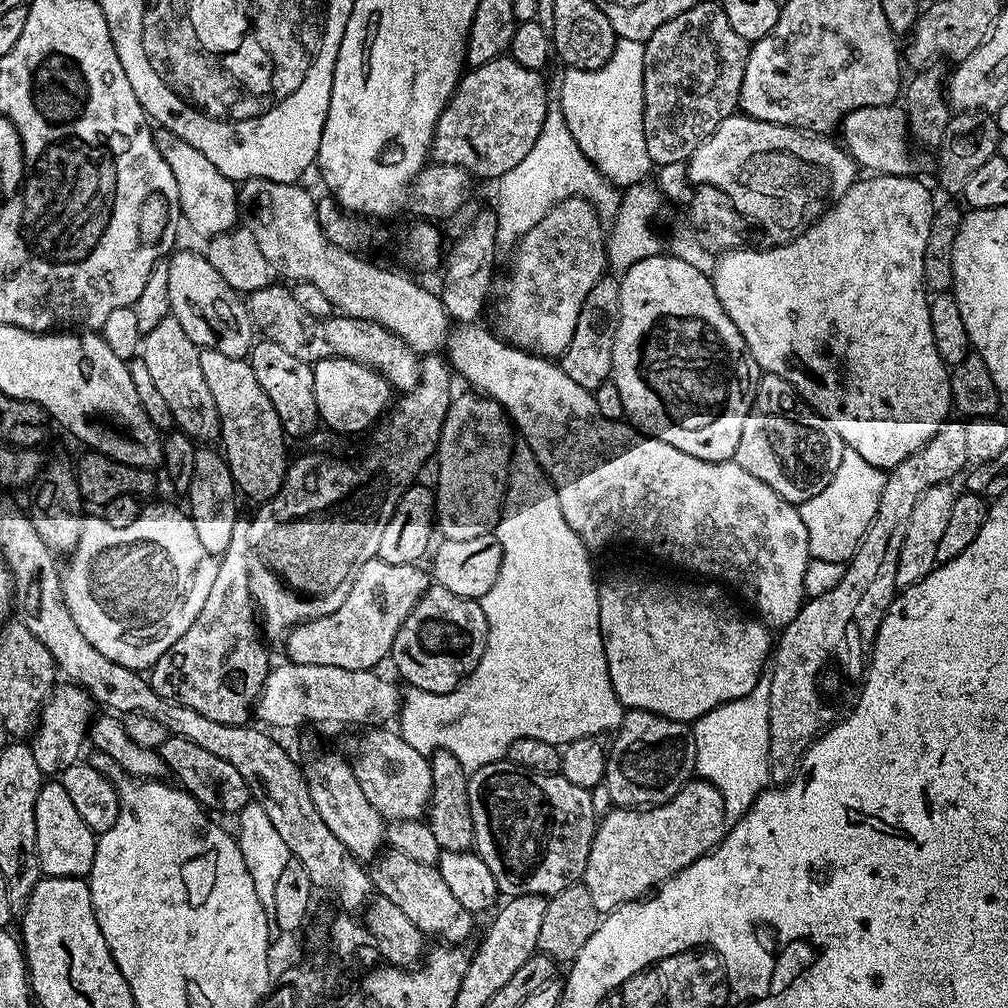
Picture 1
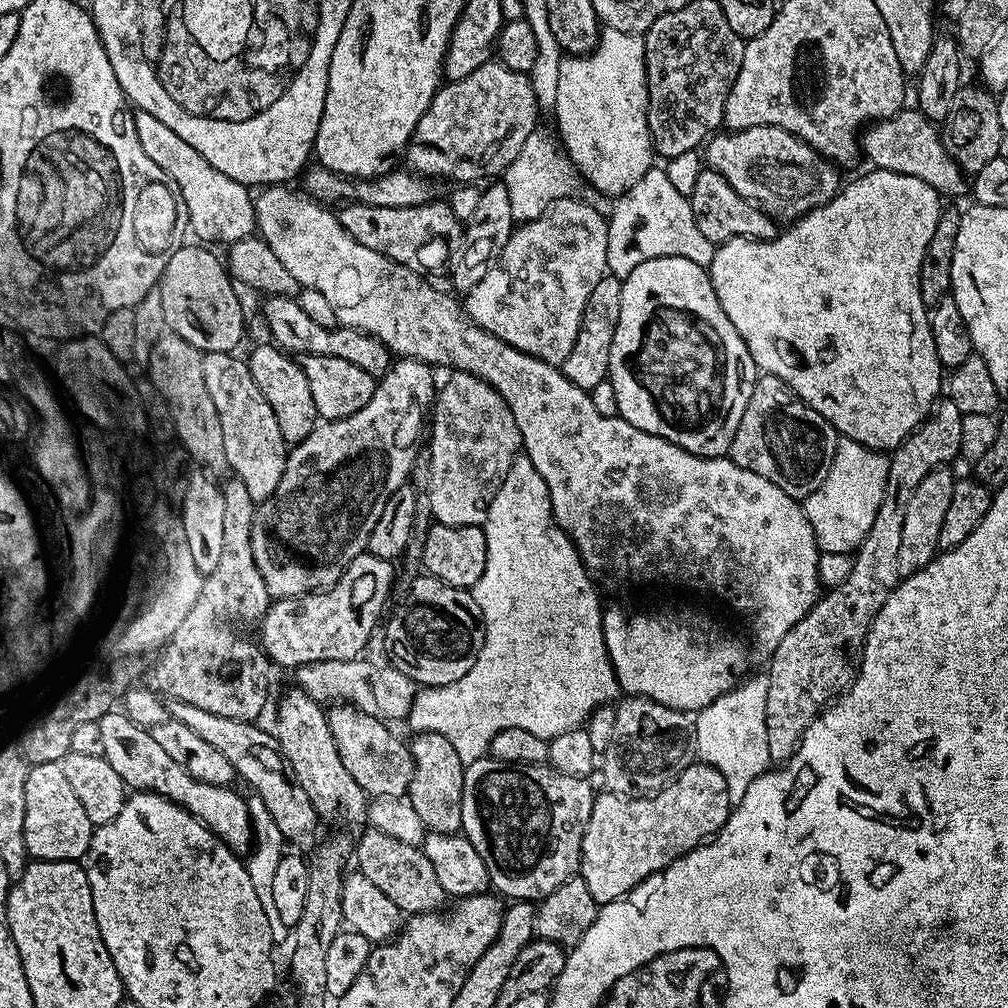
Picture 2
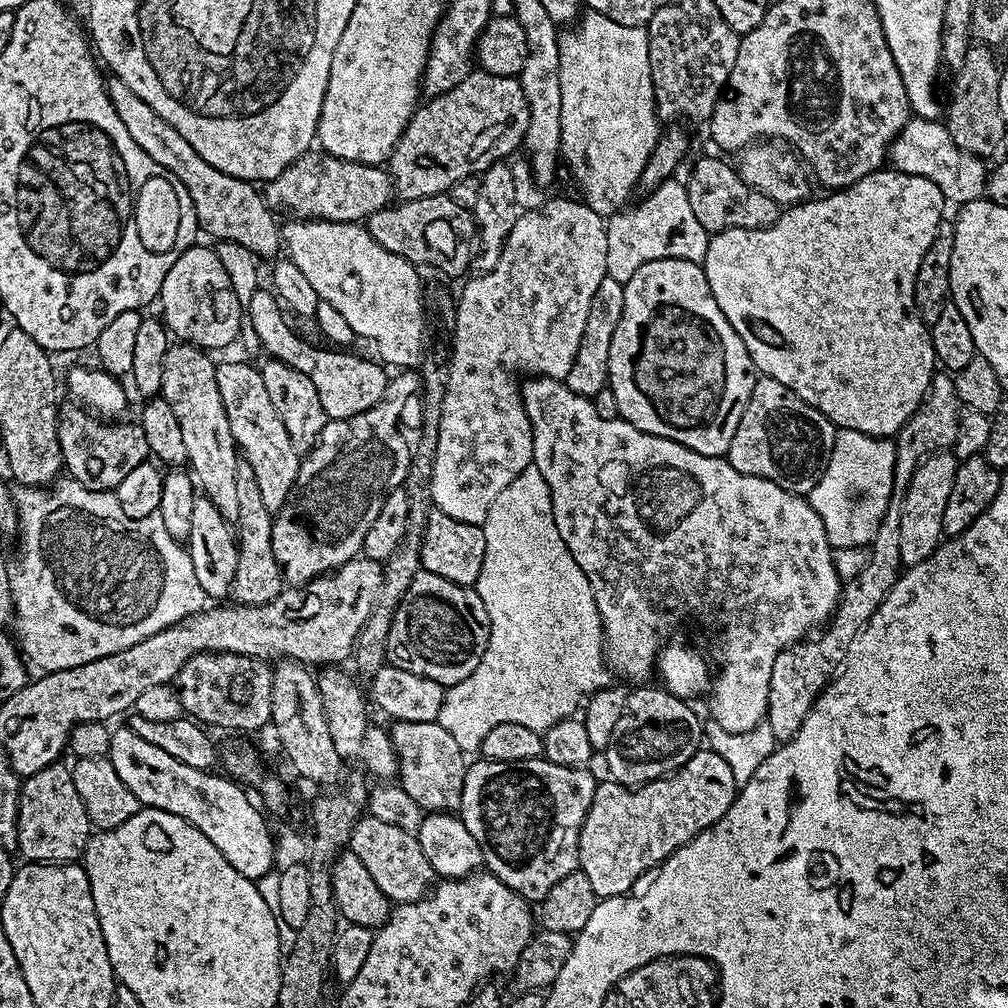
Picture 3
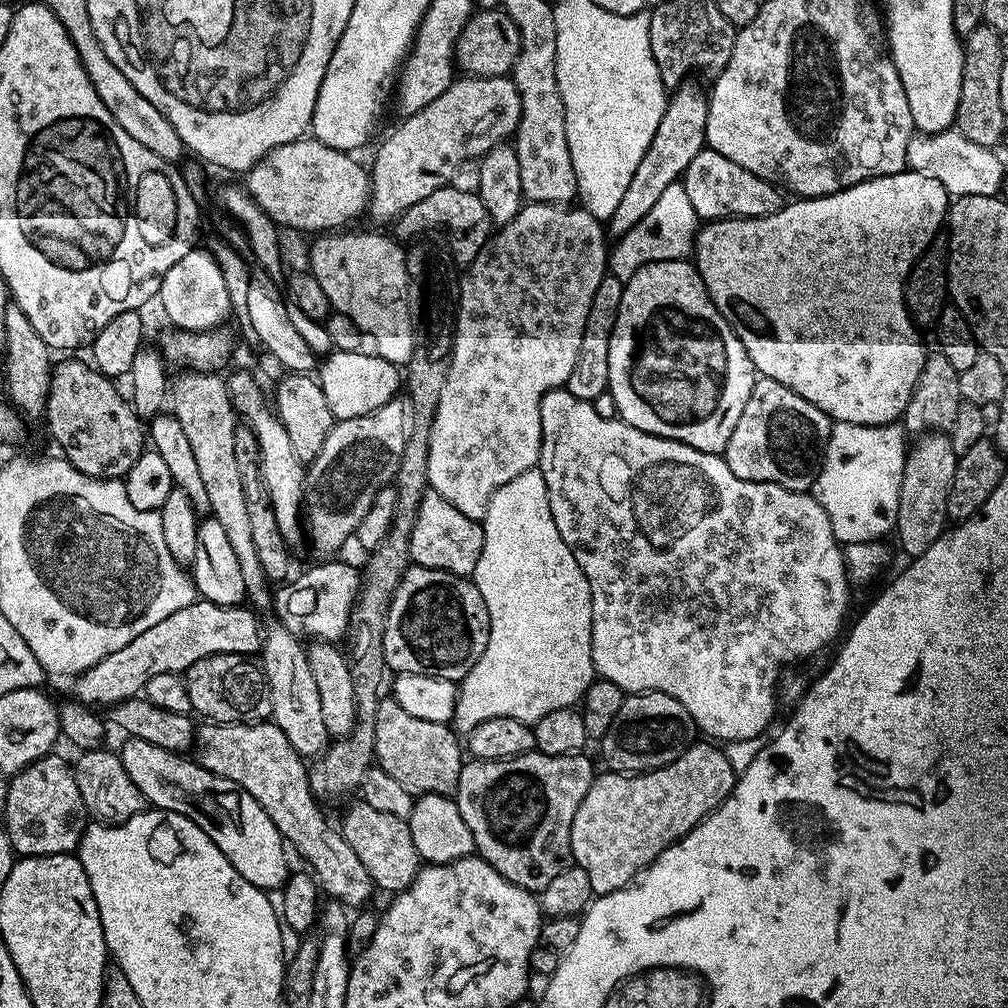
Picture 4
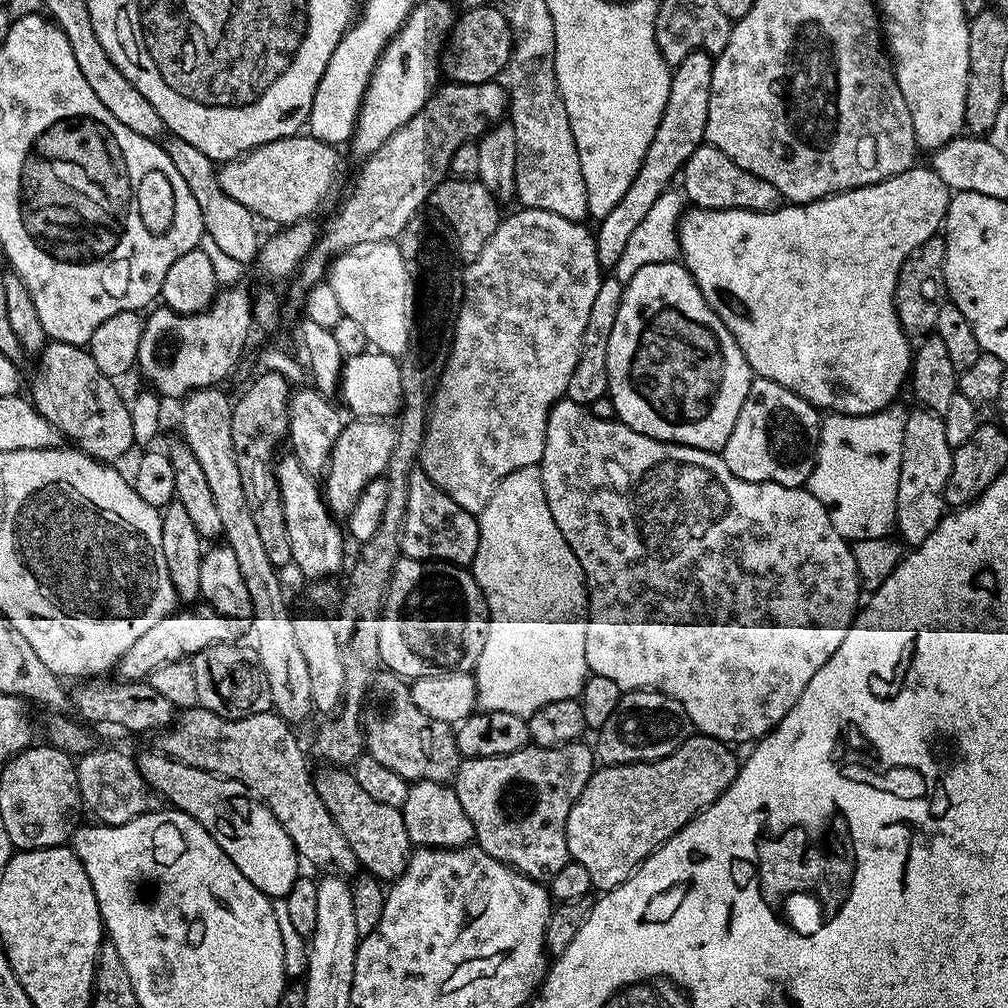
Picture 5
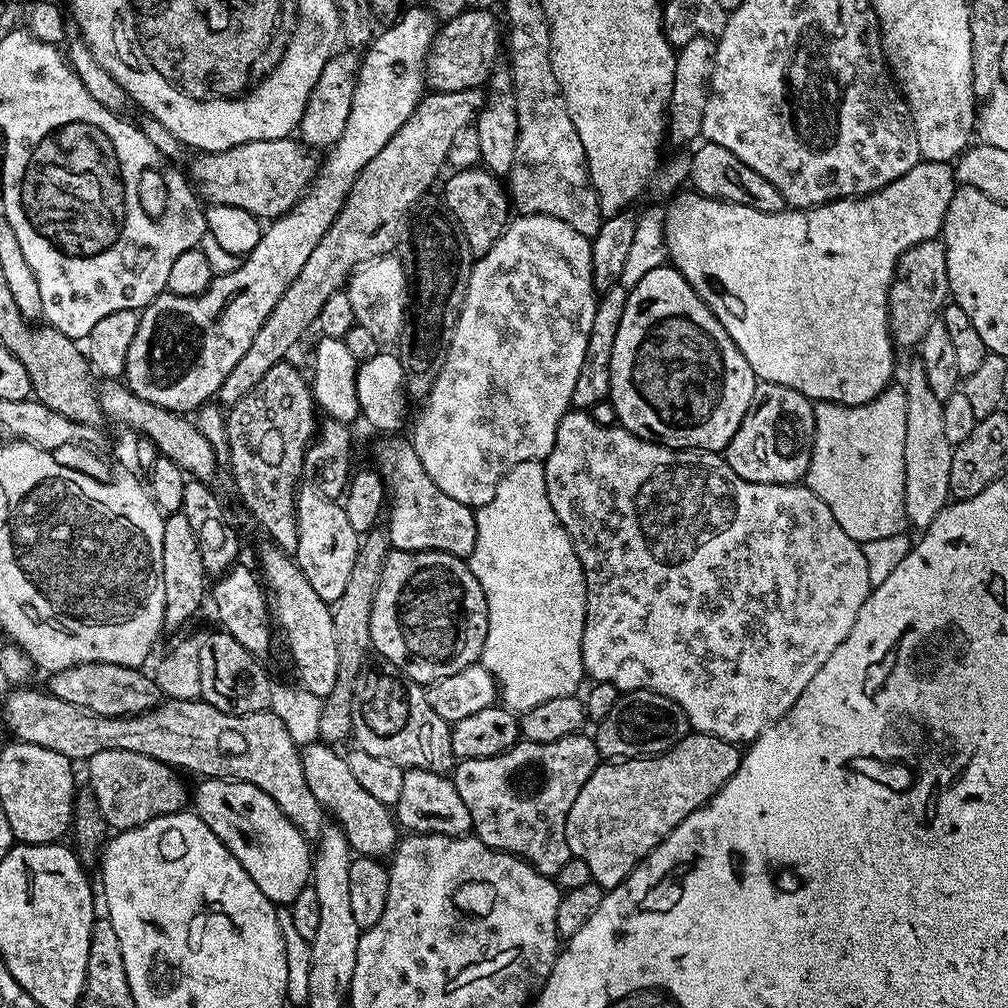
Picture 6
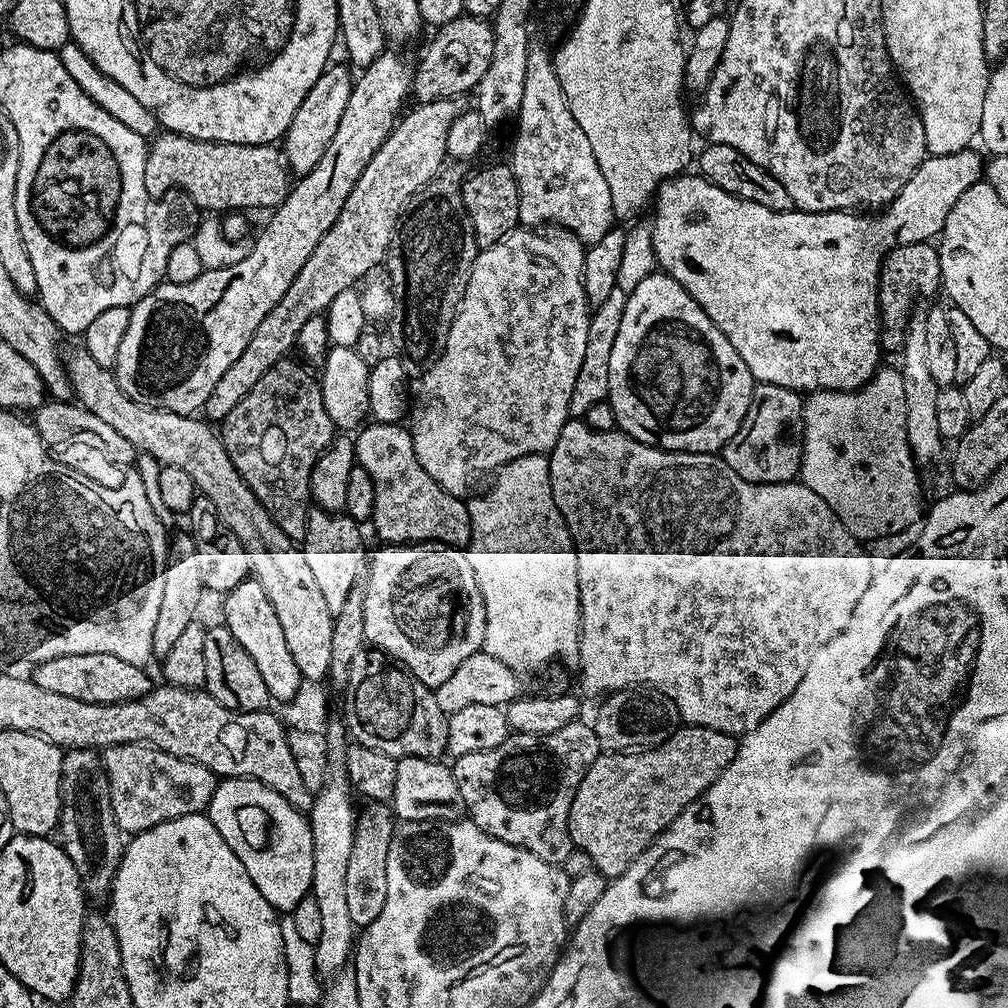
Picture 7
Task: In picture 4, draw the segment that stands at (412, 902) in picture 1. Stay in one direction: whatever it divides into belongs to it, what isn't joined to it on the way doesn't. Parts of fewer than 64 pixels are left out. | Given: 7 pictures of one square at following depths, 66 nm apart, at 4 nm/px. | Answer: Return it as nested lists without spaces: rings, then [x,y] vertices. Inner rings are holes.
[[[356,802],[344,816],[342,833],[351,849],[358,854],[359,861],[366,866],[366,874],[370,874],[373,885],[379,891],[381,888],[387,894],[395,894],[412,885],[422,861],[414,846],[414,838],[410,838],[407,820],[394,814],[382,814],[382,810],[374,810],[374,806]]]

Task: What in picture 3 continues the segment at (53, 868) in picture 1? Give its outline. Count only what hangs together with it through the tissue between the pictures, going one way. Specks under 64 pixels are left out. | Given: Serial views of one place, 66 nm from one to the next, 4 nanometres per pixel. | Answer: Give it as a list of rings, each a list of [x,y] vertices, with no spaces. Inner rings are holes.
[[[57,762],[38,770],[38,774],[23,777],[16,819],[16,848],[28,862],[76,862],[93,835],[86,806],[74,790],[71,767]]]

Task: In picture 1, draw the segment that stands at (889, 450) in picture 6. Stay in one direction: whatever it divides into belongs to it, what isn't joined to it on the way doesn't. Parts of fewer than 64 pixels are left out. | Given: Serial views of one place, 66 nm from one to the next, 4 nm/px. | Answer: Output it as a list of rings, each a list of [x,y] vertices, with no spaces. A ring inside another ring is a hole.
[[[845,447],[838,466],[832,471],[830,482],[814,498],[806,498],[798,507],[802,522],[806,522],[808,555],[822,562],[844,564],[851,561],[858,550],[874,514],[878,514],[878,498],[882,498],[885,469],[870,466],[862,454]]]

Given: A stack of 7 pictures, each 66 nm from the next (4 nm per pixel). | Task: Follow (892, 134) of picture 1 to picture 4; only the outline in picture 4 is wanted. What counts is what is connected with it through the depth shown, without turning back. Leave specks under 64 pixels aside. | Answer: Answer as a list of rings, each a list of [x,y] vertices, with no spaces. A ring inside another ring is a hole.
[[[955,130],[914,134],[910,138],[910,144],[906,146],[908,168],[918,174],[926,174],[926,178],[942,182],[952,198],[997,195],[1006,183],[1006,176],[1004,164],[996,154],[993,149],[978,146],[978,142],[970,142],[970,138],[962,138],[962,134]]]

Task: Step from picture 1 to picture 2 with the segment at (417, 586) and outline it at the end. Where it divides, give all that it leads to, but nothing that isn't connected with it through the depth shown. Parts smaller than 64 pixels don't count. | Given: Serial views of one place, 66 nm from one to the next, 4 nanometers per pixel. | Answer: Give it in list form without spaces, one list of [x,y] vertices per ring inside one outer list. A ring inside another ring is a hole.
[[[366,551],[342,574],[335,588],[303,598],[280,598],[271,605],[258,629],[258,643],[272,663],[281,668],[295,670],[314,662],[342,662],[354,660],[372,640],[388,599],[392,596],[392,583],[398,576],[393,561],[378,558]]]

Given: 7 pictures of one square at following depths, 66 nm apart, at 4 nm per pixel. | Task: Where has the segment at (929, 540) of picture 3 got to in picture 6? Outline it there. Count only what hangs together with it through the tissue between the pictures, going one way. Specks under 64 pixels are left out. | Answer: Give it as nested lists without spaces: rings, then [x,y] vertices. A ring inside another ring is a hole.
[[[912,362],[908,368],[908,377],[902,381],[902,387],[906,394],[906,480],[904,486],[904,509],[906,518],[911,527],[926,530],[934,518],[949,503],[948,487],[950,486],[950,462],[952,461],[952,450],[954,445],[946,442],[946,433],[942,423],[942,406],[944,401],[939,400],[926,382],[926,376],[922,366],[918,362]]]

